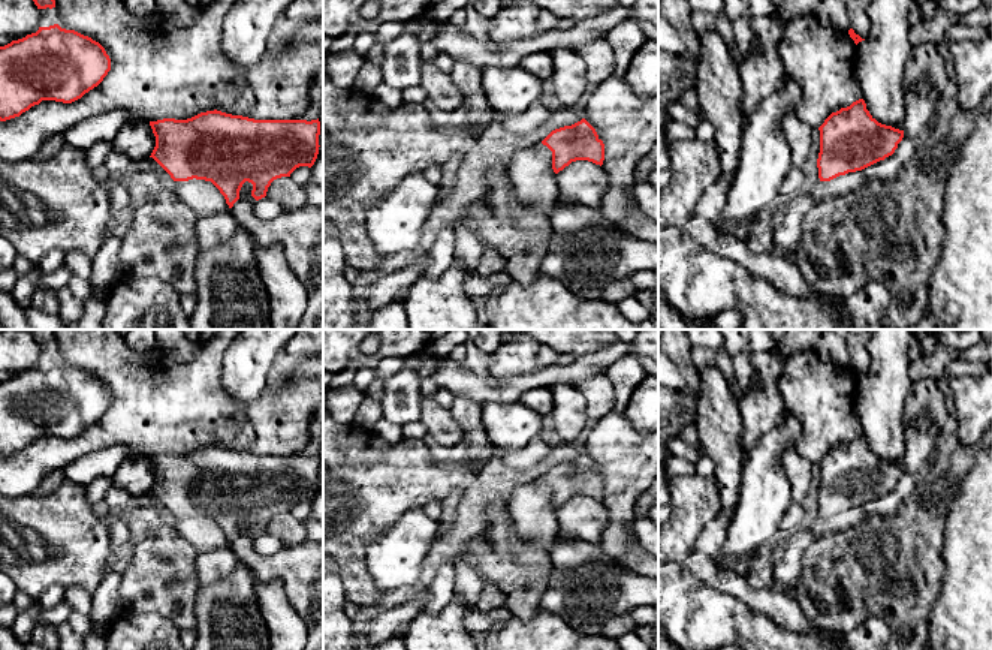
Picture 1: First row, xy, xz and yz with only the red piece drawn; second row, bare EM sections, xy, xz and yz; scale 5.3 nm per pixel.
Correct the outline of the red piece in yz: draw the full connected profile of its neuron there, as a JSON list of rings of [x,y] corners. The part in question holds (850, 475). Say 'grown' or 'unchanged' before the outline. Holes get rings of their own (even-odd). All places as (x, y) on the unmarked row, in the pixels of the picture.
unchanged; [[[863,434],[832,448],[818,466],[820,517],[830,517],[884,496],[895,488],[904,473],[904,466],[878,458]]]

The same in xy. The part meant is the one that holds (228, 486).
unchanged; [[[221,446],[200,448],[187,455],[150,457],[156,472],[153,493],[174,517],[211,517],[224,532],[229,544],[239,535],[245,517],[253,520],[251,532],[266,532],[271,518],[299,502],[311,503],[319,490],[320,457],[317,455],[254,455]]]

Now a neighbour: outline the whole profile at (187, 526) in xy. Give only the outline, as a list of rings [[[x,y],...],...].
[[[205,515],[177,517],[177,530],[187,536],[198,553],[206,553],[229,544],[220,526]]]

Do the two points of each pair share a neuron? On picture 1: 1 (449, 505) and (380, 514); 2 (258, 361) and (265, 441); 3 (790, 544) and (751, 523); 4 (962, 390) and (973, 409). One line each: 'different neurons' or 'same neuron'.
1: different neurons
2: different neurons
3: different neurons
4: same neuron

